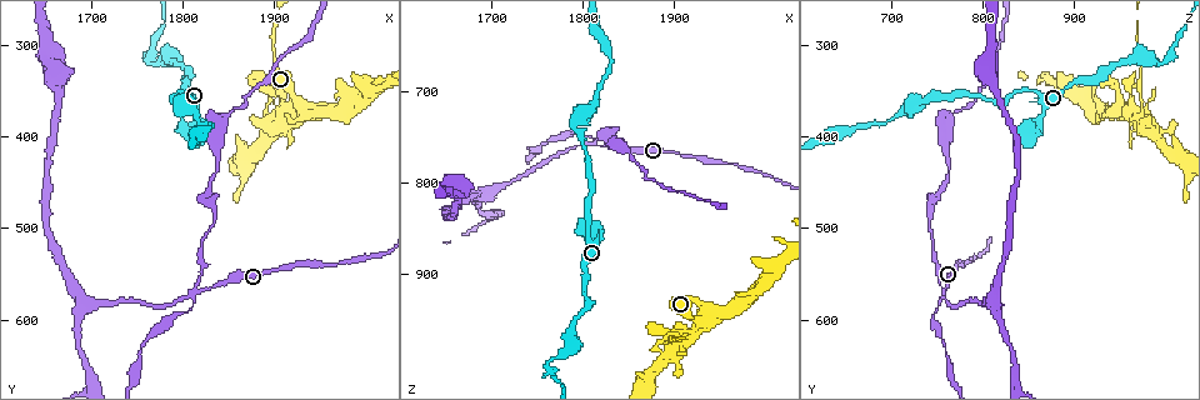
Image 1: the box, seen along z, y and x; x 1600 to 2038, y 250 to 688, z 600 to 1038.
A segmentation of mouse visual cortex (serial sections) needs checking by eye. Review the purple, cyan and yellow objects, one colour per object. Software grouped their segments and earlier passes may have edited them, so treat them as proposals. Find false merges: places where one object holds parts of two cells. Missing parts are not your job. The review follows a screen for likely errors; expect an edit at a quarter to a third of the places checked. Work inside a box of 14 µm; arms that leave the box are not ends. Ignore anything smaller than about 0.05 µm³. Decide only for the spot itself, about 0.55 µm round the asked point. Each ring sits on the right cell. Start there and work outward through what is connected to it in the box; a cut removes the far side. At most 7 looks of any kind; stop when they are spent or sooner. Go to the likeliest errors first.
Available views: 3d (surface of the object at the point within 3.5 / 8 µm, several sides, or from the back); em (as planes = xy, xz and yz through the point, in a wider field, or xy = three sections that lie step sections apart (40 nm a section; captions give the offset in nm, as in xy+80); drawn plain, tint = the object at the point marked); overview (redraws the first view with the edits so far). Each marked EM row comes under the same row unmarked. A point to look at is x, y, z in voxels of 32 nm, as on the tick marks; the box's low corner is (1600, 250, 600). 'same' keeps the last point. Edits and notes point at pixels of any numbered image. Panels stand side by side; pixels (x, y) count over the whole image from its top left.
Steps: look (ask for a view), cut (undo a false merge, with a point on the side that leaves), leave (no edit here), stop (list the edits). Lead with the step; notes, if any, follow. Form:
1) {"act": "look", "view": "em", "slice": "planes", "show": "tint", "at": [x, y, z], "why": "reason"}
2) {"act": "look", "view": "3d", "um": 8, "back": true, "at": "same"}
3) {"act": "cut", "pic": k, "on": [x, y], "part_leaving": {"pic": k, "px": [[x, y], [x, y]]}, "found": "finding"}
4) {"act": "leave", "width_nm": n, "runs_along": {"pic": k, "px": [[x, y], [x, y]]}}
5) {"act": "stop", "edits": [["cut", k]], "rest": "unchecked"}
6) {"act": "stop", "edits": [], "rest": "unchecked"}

{"act": "look", "view": "3d", "um": 3.5, "at": [1815, 570, 755], "why": "four-way junction"}

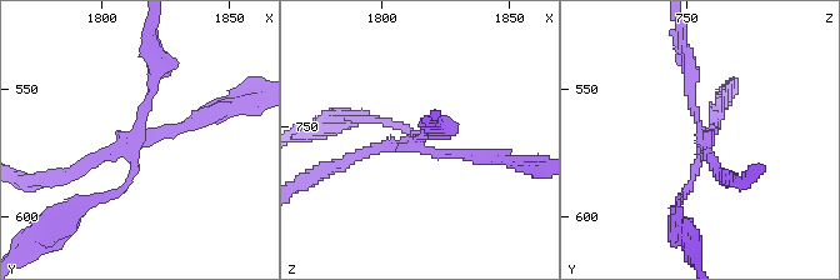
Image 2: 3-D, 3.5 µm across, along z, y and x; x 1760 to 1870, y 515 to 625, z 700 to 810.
{"act": "look", "view": "em", "slice": "xy", "step": 2, "show": "tint", "at": [1817, 569, 759], "arms": 4, "arm_widths_nm": [100, 150, 150, 200]}

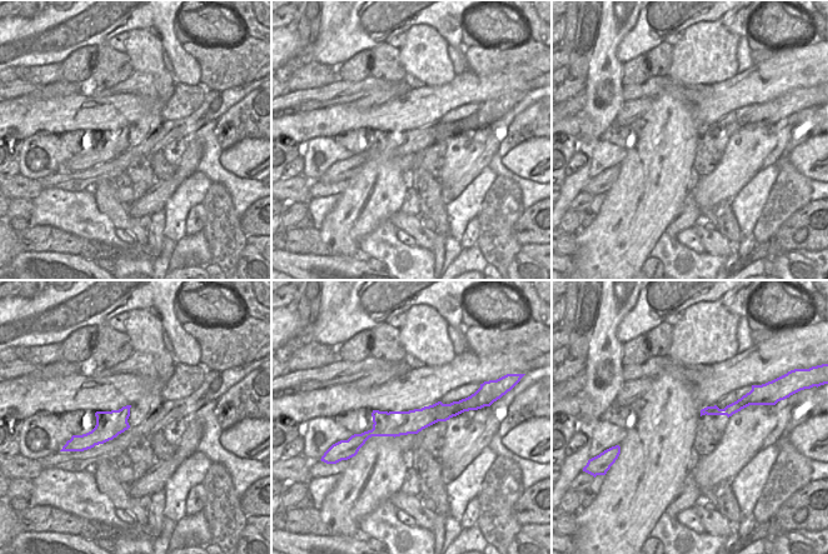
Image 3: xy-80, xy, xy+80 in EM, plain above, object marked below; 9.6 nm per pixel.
{"act": "cut", "pic": 2, "on": [388, 123], "part_leaving": {"pic": 2, "px": [[704, 129], [691, 105], [681, 33]]}, "found": "two cells meet here"}

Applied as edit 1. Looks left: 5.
{"act": "look", "view": "overview"}

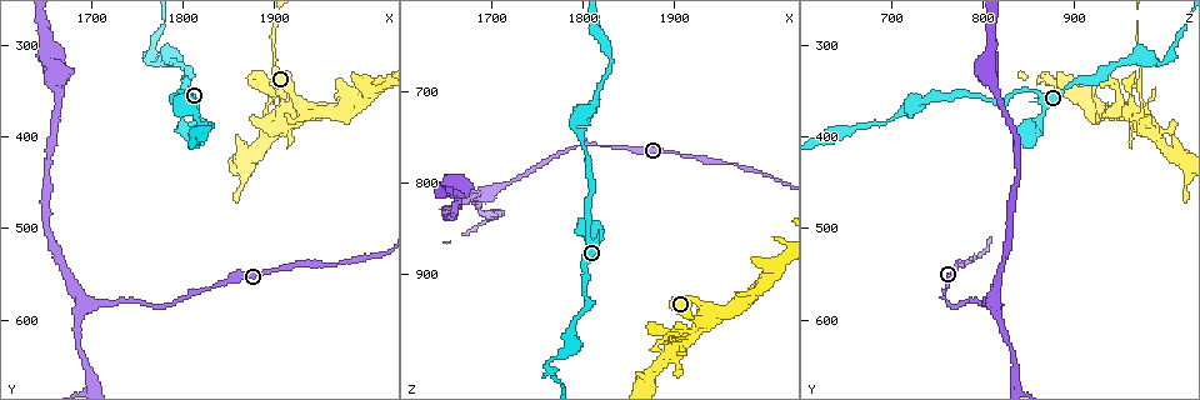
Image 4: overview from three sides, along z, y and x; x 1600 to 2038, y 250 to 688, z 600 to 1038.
{"act": "look", "view": "3d", "um": 3.5, "at": [1765, 320, 995]}

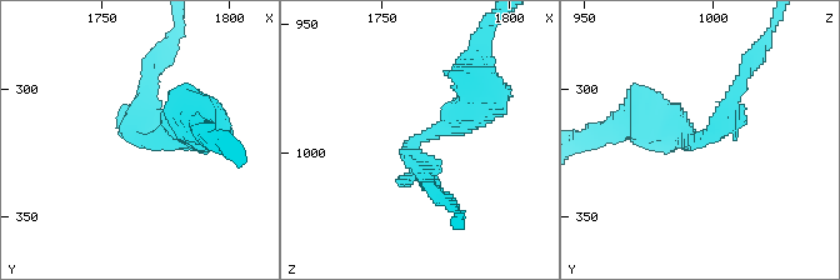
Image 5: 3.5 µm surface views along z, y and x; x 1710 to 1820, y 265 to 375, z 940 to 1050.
{"act": "look", "view": "em", "slice": "xy", "step": 2, "show": "tint", "at": [1764, 321, 997], "arm_widths_nm": [200, 450], "why": "need the tissue"}

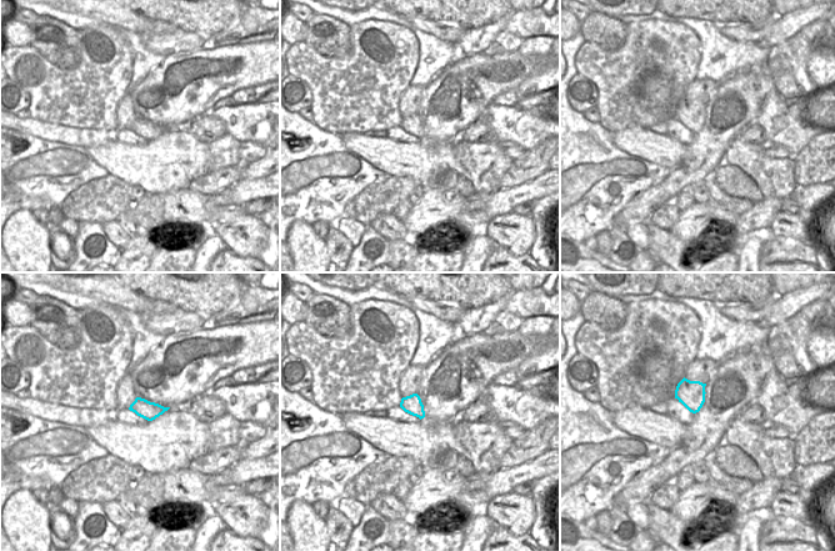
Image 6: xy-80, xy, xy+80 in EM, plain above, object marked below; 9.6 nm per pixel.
{"act": "leave", "runs_along": {"pic": 5, "px": [[660, 124], [701, 143], [746, 70]]}, "found": "one cell here"}

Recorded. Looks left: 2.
{"act": "stop", "edits": [["cut", 2]], "rest": "unchecked"}

